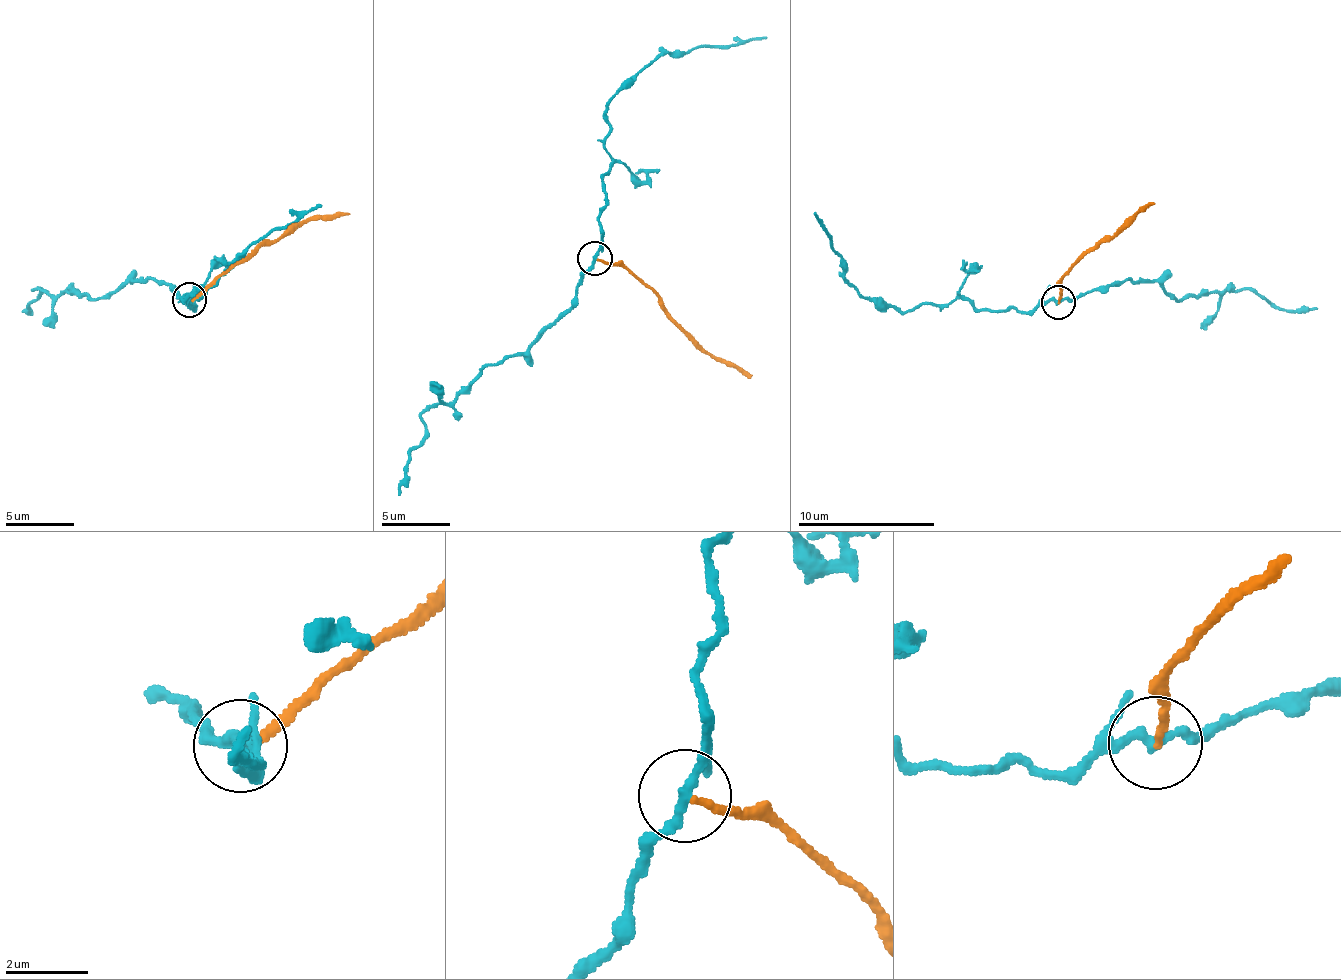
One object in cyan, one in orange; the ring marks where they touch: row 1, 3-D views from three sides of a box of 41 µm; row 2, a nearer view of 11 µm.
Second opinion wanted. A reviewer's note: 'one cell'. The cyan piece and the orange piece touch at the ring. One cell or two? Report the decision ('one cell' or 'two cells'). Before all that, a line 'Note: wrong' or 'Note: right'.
Note: wrong
two cells

